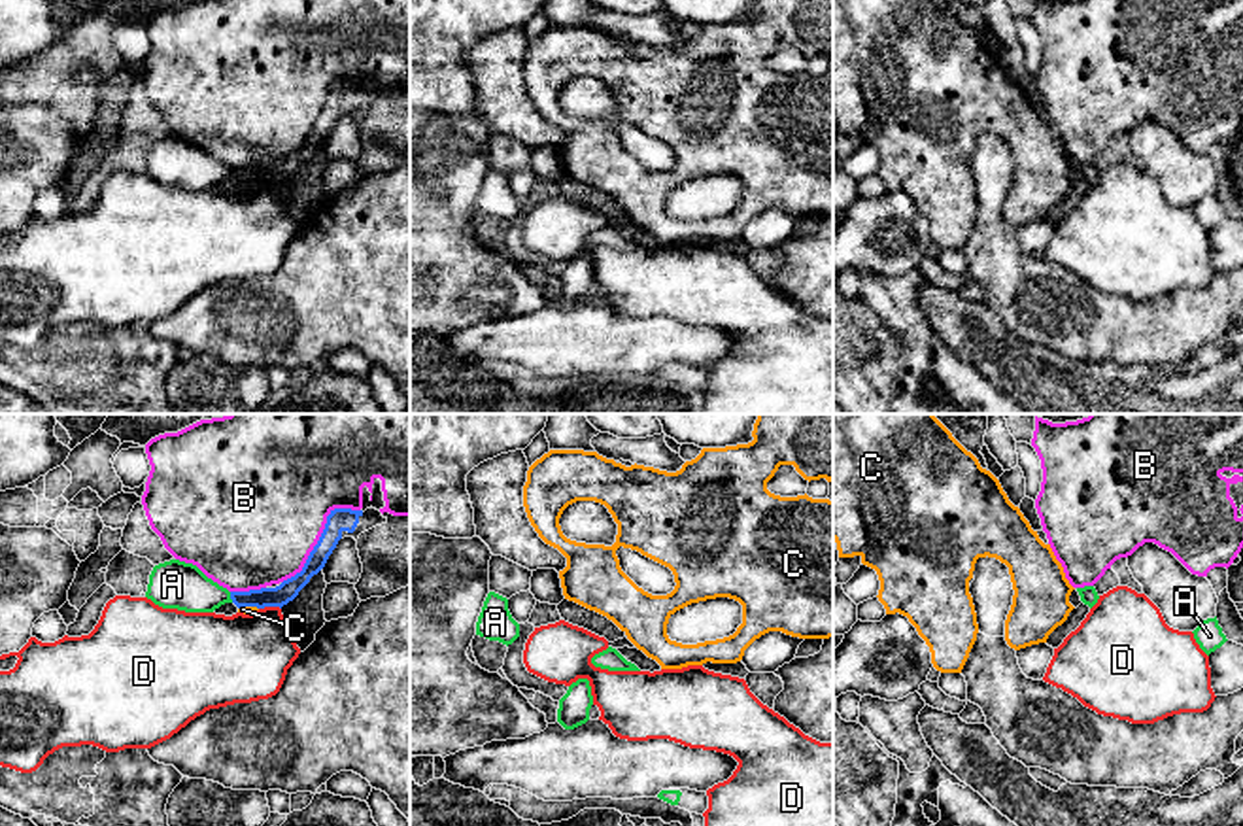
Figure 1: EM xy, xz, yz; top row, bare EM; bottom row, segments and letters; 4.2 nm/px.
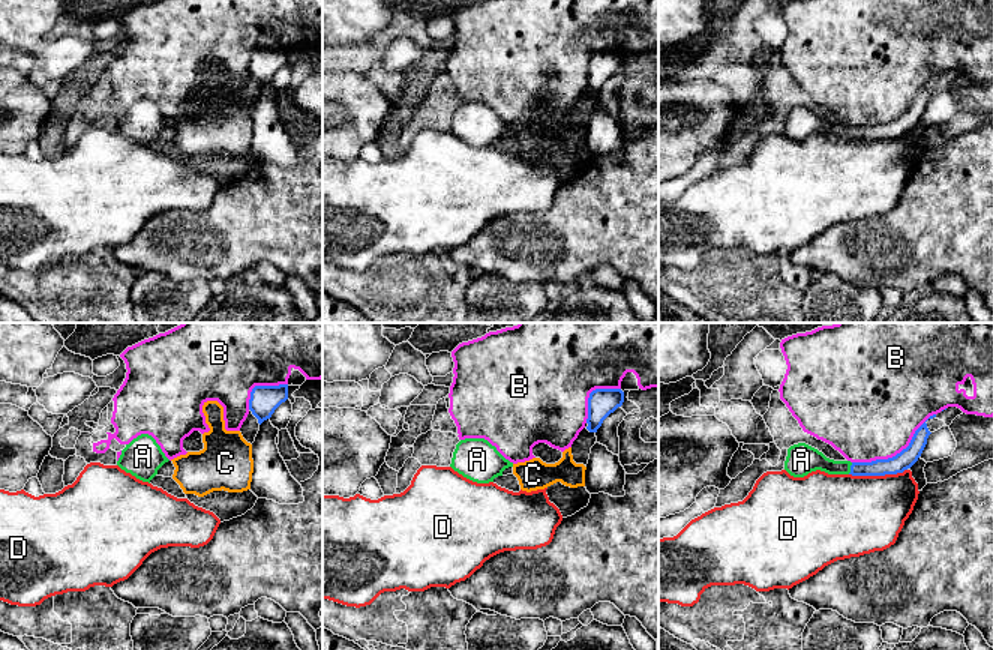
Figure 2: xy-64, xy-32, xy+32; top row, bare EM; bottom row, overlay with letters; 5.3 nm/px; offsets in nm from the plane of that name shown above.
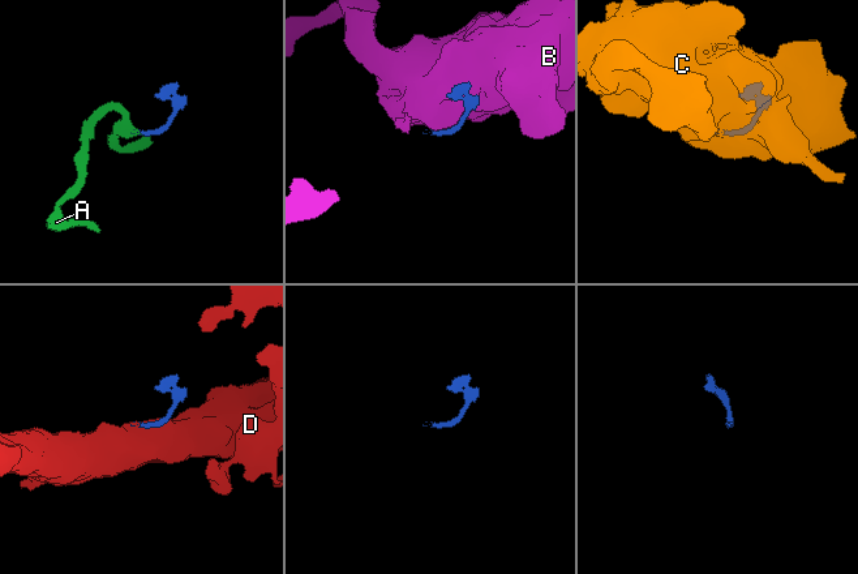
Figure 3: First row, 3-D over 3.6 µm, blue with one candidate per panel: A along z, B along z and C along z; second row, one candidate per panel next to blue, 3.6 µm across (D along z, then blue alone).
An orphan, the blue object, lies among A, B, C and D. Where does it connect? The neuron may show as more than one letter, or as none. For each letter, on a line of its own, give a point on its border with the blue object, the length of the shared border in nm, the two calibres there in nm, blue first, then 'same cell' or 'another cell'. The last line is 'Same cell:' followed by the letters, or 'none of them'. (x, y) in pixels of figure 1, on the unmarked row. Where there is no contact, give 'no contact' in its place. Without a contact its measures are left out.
A: contact xy (231, 174); length 50 nm; calibres 90 and 200 nm; same cell
B: contact xy (320, 114); length 460 nm; calibres 100 and 500 nm; another cell
C: contact xy (248, 182); length 90 nm; calibres 90 and 30 nm; another cell
D: contact xy (269, 182); length 100 nm; calibres 90 and 380 nm; another cell
Same cell: A

